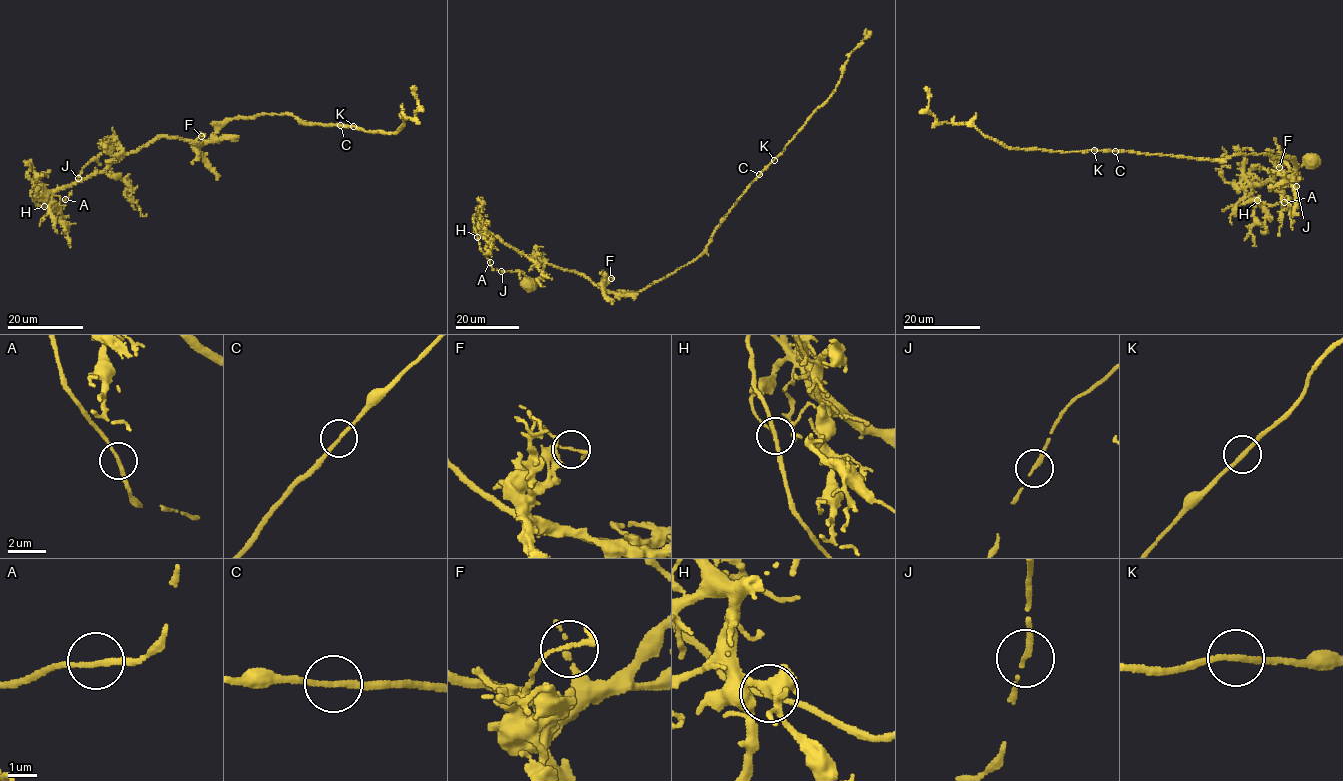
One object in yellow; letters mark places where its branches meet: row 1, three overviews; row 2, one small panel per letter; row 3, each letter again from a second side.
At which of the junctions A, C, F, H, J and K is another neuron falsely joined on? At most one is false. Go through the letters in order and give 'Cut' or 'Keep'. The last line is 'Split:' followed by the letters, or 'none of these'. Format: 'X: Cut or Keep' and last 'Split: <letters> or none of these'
A: Keep
C: Keep
F: Keep
H: Keep
J: Keep
K: Keep
Split: none of these

